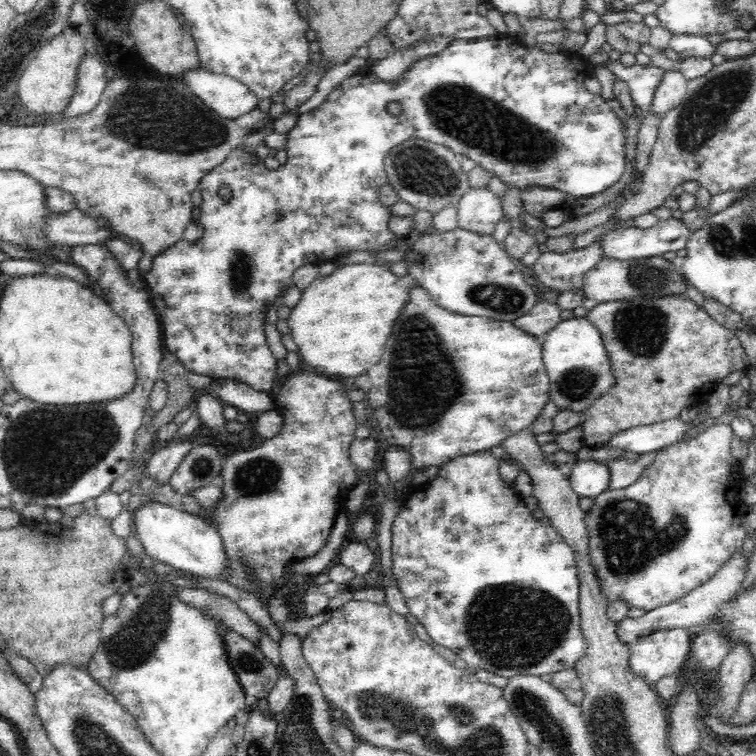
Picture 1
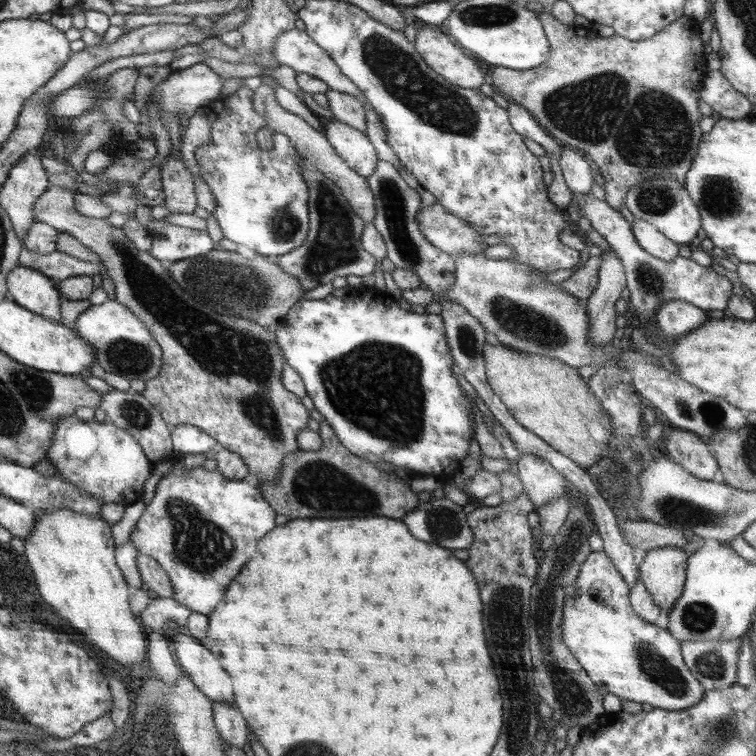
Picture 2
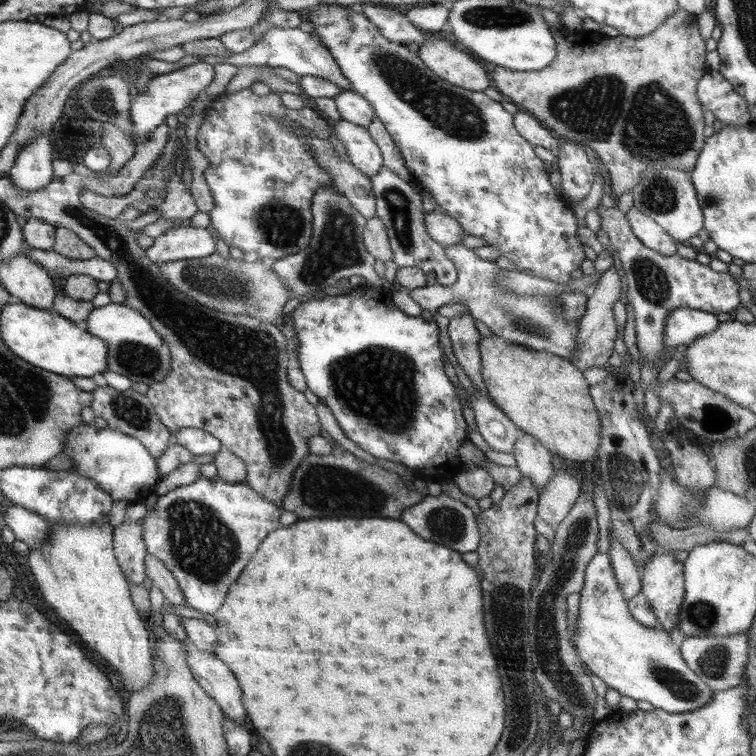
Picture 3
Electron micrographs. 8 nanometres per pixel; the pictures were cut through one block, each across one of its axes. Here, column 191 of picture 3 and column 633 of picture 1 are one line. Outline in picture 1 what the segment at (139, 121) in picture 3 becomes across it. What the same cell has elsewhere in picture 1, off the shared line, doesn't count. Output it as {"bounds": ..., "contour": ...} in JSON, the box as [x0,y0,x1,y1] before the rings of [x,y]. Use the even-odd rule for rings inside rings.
{"bounds":[604,61,664,112],"contour":[[[620,61],[604,62],[610,72],[615,74],[618,79],[626,82],[629,86],[631,100],[640,111],[646,112],[651,108],[651,102],[655,93],[655,88],[663,79],[664,69],[654,65],[624,66]]]}

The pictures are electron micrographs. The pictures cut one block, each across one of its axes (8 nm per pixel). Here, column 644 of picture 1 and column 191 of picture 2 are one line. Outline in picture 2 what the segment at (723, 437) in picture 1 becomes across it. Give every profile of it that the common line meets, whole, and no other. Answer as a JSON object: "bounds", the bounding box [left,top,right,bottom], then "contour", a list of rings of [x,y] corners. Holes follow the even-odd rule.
{"bounds":[129,465,277,616],"contour":[[[178,465],[156,484],[154,497],[141,512],[129,540],[140,553],[146,553],[167,572],[176,602],[206,616],[214,613],[224,600],[224,592],[250,560],[260,538],[276,525],[277,511],[270,506],[258,486],[242,480],[230,480],[218,469],[206,470],[202,465],[184,470]]]}

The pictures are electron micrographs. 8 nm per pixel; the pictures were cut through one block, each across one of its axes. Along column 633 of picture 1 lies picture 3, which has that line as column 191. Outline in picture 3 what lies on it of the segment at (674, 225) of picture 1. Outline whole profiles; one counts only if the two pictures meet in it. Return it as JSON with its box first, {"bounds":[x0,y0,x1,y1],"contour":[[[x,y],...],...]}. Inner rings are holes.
{"bounds":[144,224,216,263],"contour":[[[182,224],[158,235],[152,246],[144,250],[152,263],[164,263],[188,258],[205,258],[215,254],[216,240],[207,229]]]}

